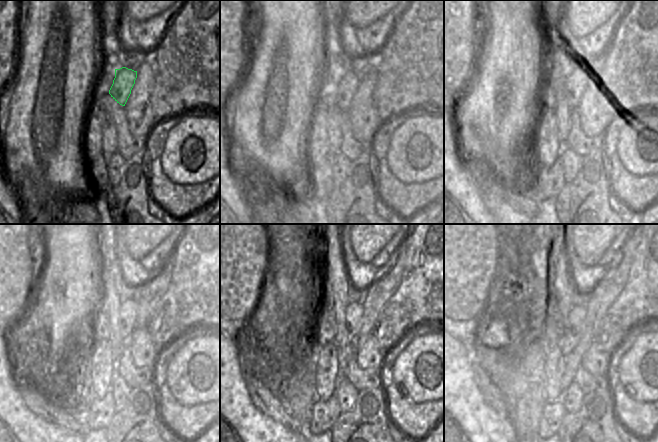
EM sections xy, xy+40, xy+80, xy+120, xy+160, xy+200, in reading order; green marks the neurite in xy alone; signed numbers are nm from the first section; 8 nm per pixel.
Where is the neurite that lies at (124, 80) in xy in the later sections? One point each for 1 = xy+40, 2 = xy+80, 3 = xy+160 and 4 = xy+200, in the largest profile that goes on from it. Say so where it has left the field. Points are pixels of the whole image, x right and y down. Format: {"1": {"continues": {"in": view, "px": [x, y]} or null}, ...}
{"1": {"continues": {"in": "xy+40", "px": [347, 87]}}, "2": {"continues": {"in": "xy+80", "px": [577, 82]}}, "3": {"continues": {"in": "xy+160", "px": [355, 309]}}, "4": {"continues": {"in": "xy+200", "px": [572, 327]}}}

